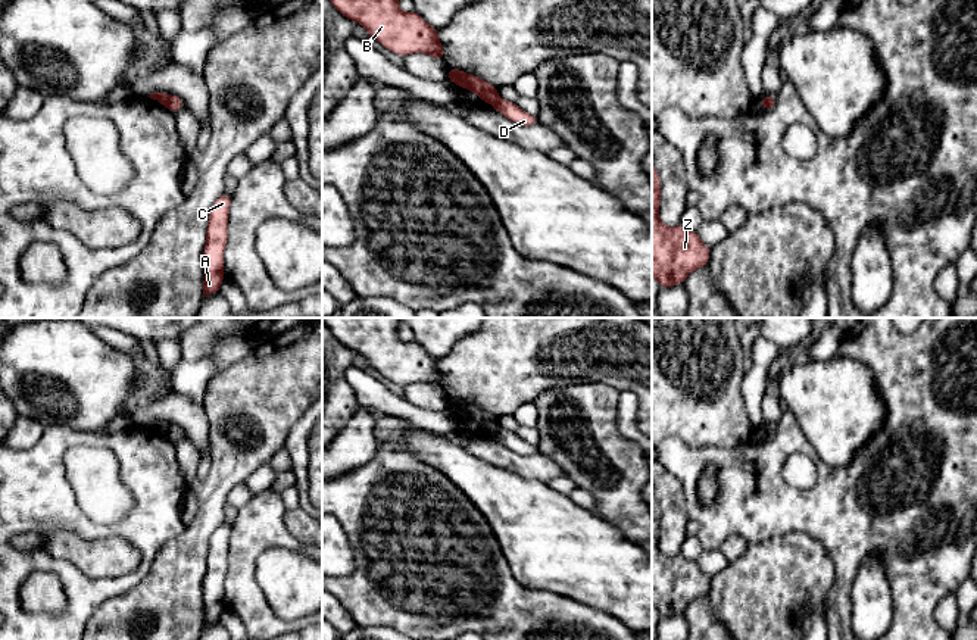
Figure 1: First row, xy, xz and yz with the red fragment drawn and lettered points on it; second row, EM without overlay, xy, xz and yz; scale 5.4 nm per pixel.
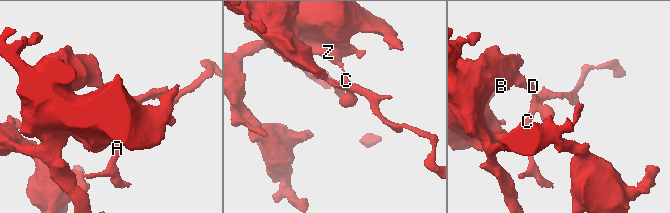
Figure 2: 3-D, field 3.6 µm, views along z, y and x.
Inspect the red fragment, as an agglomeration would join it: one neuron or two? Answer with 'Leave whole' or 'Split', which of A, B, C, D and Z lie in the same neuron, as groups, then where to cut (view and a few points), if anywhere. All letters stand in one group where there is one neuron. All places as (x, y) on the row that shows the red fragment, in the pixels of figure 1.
Split. Groups: A C D / B Z. Split along xy (169, 96), (167, 106)

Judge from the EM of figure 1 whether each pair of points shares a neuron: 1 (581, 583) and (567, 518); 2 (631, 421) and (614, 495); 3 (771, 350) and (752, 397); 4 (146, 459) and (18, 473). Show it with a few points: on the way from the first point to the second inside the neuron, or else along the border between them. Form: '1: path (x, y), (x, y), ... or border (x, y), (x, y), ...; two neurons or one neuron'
1: path (581, 567), (581, 561), (567, 546), (567, 534); one neuron
2: border (618, 405), (617, 428), (636, 445); two neurons
3: path (761, 362), (754, 386); one neuron
4: path (114, 442), (62, 439), (50, 450); one neuron

